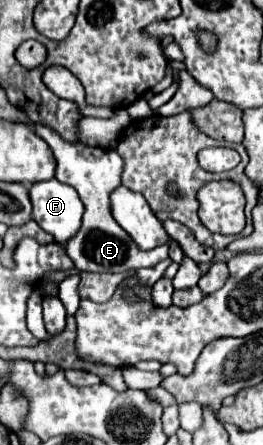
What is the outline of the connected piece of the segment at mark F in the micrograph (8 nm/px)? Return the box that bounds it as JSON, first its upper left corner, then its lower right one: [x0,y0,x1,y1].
[31,179,83,243]

